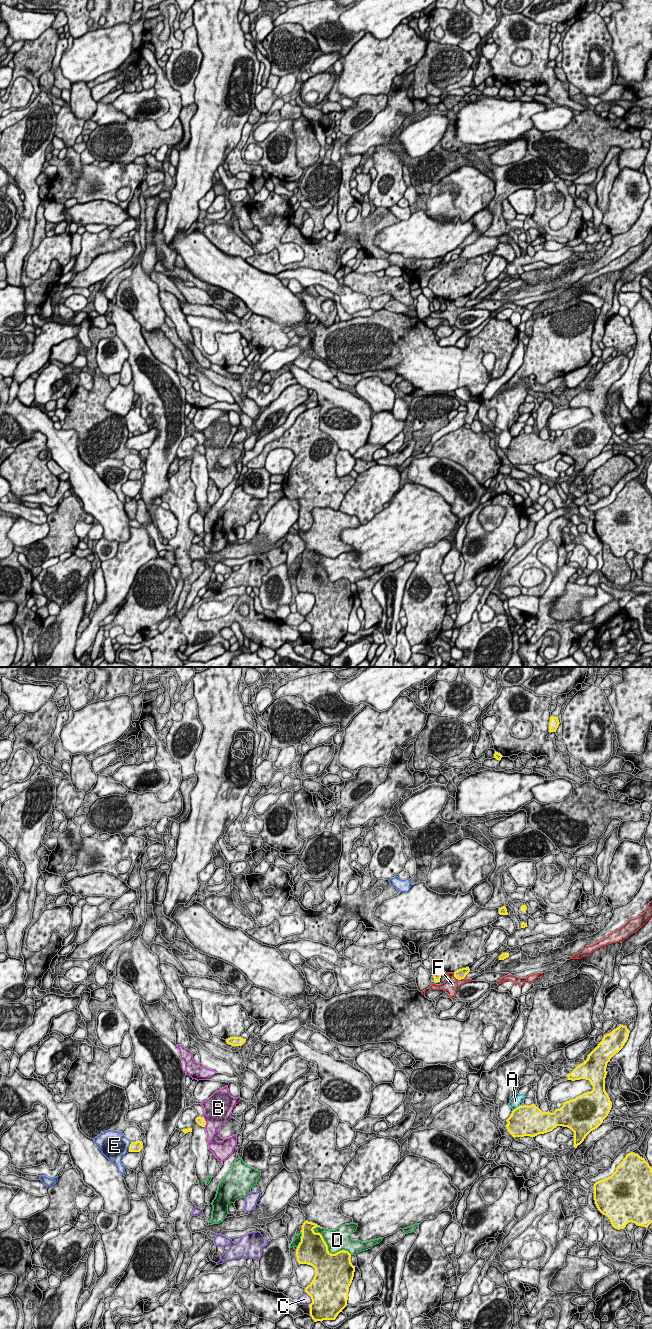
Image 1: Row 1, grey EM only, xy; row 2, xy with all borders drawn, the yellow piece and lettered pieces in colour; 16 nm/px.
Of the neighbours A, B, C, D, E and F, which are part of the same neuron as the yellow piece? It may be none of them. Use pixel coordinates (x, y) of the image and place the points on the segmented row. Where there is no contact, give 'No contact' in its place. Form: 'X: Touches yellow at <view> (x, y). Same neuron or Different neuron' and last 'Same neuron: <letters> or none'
A: Touches yellow at xy (517, 1107). Different neuron
B: Touches yellow at xy (205, 1121). Different neuron
C: Touches yellow at xy (311, 1298). Different neuron
D: Touches yellow at xy (327, 1250). Different neuron
E: Touches yellow at xy (129, 1147). Different neuron
F: Touches yellow at xy (457, 978). Different neuron
Same neuron: none

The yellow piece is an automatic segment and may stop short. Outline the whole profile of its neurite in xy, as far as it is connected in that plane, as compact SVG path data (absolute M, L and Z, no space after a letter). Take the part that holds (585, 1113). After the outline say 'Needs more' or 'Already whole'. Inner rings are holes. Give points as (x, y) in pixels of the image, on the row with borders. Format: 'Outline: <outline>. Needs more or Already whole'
Outline: M620 1025L611 1033L604 1035L598 1046L588 1055L586 1061L578 1065L570 1074L567 1075L568 1080L589 1080L593 1086L591 1092L584 1093L575 1099L566 1101L560 1109L556 1109L553 1113L542 1112L534 1104L530 1106L519 1106L514 1109L510 1117L506 1120L508 1132L515 1137L530 1136L535 1137L552 1131L557 1126L568 1127L574 1132L574 1147L577 1148L586 1136L593 1130L597 1129L608 1116L612 1102L605 1091L605 1078L607 1075L606 1067L610 1059L618 1053L628 1040L630 1031L626 1026Z. Already whole

